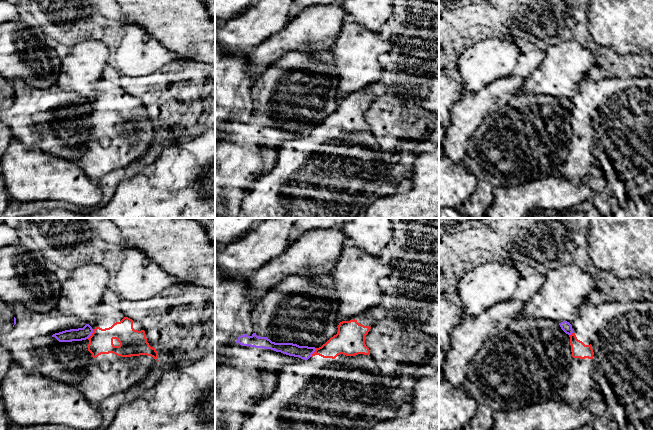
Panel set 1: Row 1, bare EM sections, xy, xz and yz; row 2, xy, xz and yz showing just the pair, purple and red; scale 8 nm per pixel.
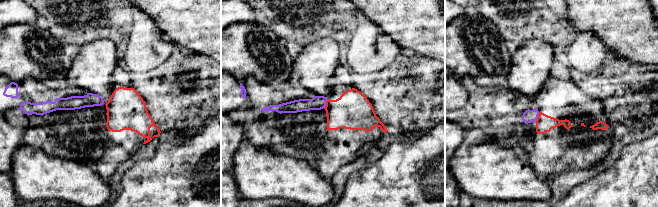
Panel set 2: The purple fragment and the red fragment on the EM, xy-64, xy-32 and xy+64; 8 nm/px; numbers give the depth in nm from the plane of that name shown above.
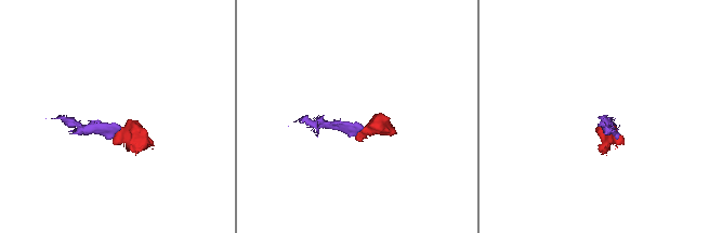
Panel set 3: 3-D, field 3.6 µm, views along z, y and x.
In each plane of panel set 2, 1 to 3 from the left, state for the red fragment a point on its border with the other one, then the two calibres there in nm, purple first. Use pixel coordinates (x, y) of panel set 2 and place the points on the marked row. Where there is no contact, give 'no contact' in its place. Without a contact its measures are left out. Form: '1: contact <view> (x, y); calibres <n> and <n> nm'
1: no contact
2: contact xy-32 (325, 104); calibres 110 and 300 nm
3: contact xy+64 (537, 117); calibres 110 and 140 nm

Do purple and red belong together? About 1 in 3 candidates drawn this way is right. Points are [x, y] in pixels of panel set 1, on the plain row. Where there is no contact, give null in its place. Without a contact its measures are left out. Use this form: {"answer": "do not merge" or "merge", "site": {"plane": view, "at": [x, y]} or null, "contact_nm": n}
{"answer": "do not merge", "site": {"plane": "xy", "at": [91, 110]}, "contact_nm": 90}

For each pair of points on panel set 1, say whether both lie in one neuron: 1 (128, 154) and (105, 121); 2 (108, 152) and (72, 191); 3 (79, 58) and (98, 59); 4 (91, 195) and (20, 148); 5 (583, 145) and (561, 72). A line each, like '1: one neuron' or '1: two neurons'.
1: one neuron
2: two neurons
3: one neuron
4: one neuron
5: two neurons

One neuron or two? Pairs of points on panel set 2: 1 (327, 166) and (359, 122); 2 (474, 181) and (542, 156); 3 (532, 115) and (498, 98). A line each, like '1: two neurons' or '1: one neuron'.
1: one neuron
2: two neurons
3: one neuron

